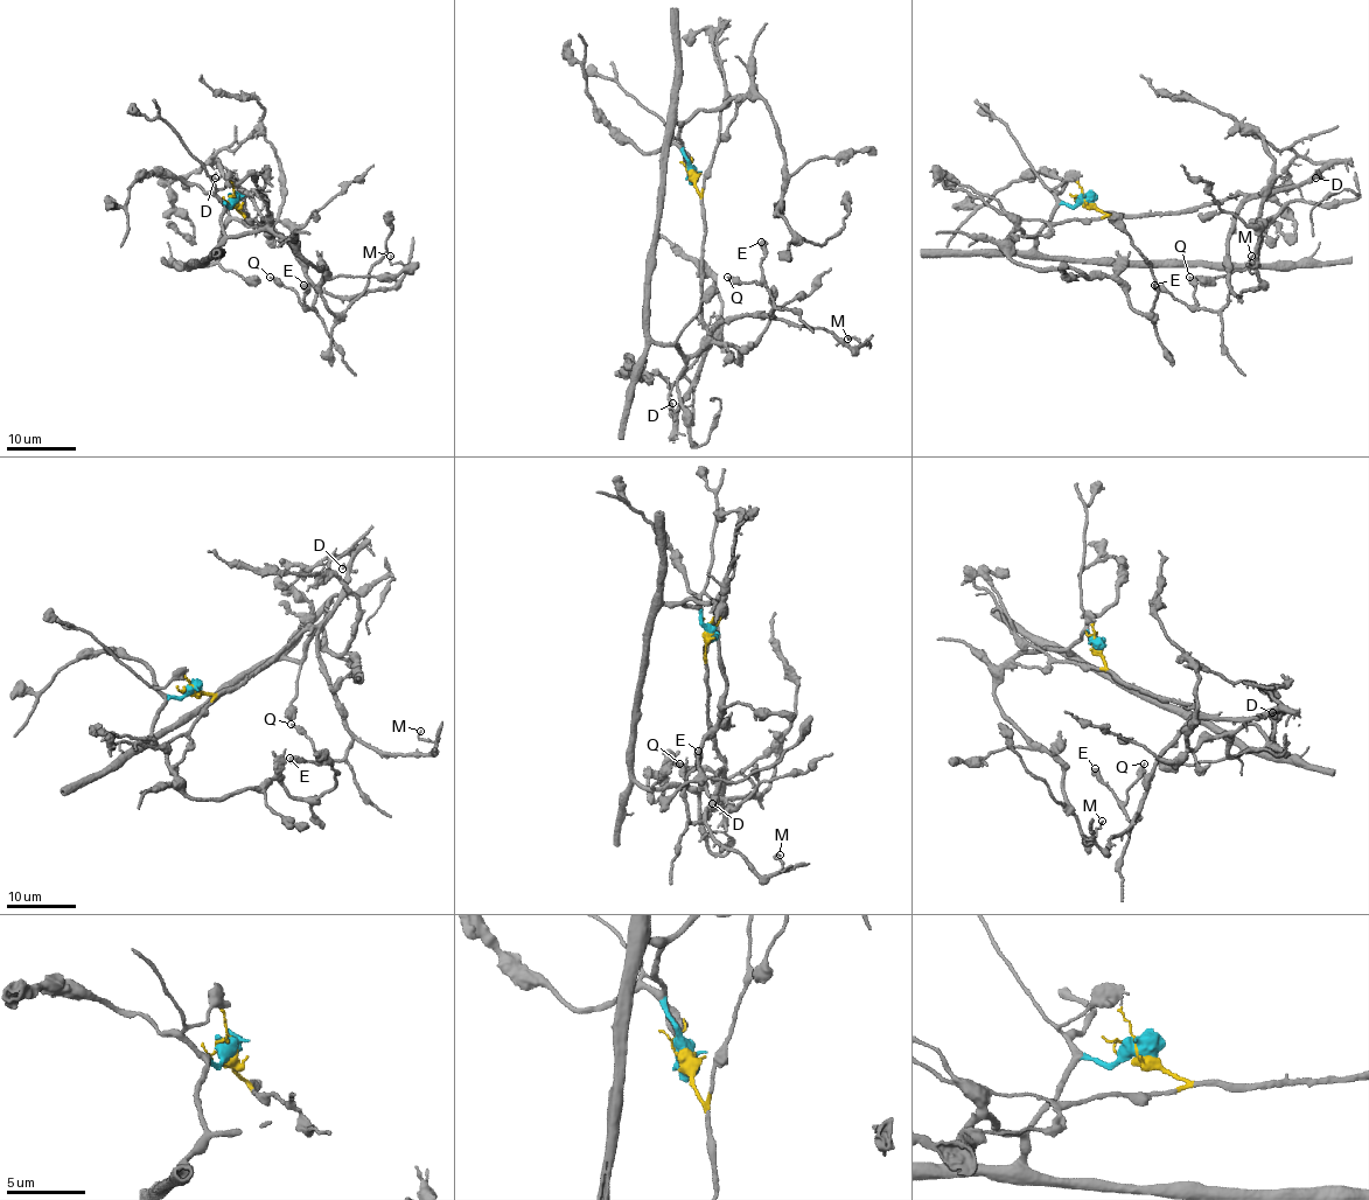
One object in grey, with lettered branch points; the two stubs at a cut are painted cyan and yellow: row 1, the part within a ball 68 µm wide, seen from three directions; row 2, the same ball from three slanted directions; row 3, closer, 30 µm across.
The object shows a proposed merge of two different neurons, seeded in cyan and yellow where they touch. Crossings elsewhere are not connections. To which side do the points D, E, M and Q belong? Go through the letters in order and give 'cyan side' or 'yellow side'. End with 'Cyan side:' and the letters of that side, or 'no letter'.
D: yellow side
E: yellow side
M: yellow side
Q: yellow side
Cyan side: no letter

